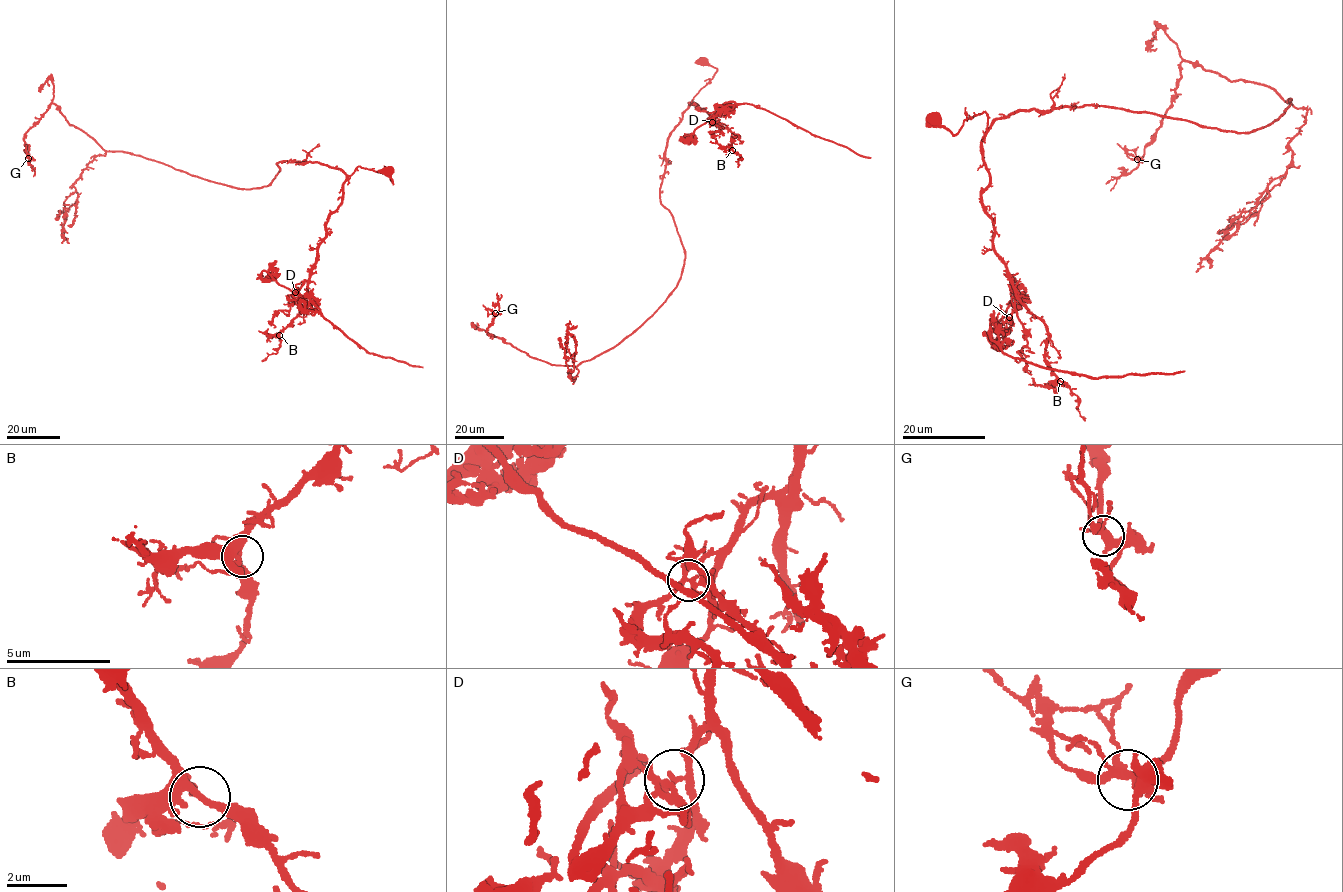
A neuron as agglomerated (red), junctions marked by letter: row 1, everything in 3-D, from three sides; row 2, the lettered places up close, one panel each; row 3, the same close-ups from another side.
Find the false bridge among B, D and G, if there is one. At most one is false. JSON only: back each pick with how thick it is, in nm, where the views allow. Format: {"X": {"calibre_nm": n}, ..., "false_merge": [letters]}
{"D": {"calibre_nm": 200}, "false_merge": ["D"]}

